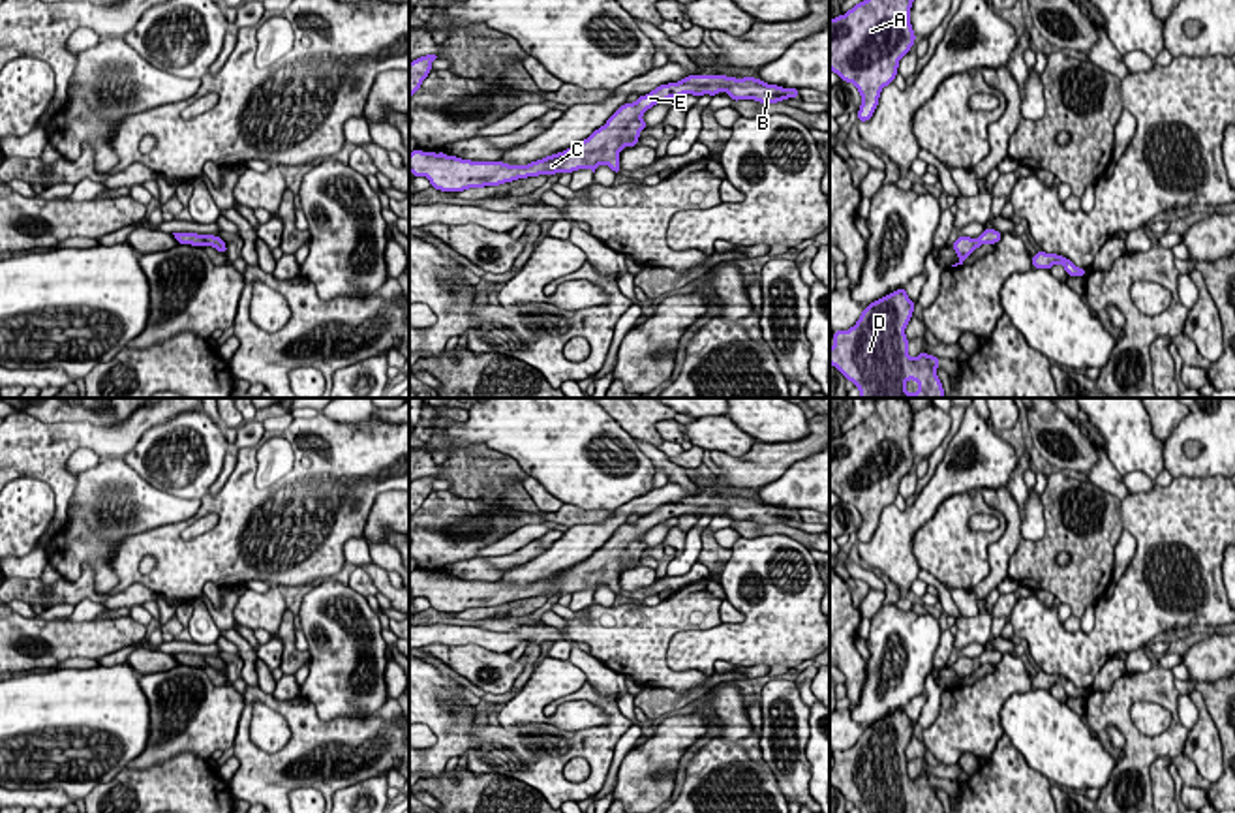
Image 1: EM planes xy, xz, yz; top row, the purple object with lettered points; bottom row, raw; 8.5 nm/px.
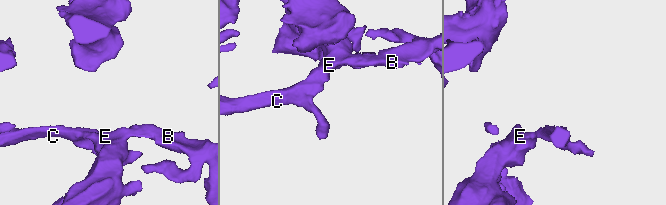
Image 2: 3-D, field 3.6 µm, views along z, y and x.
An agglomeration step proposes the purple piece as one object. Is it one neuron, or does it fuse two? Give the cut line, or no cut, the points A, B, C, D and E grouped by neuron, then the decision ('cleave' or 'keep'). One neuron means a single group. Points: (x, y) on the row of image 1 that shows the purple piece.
no cut | A B C D E | keep

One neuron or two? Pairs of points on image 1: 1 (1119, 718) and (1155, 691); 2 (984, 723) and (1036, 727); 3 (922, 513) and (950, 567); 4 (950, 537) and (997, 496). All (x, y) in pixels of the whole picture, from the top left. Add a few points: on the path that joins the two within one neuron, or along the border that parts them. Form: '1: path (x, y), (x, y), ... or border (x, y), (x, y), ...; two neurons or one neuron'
1: path (1121, 706), (1136, 691), (1143, 691); one neuron
2: border (1031, 691), (1016, 691), (1005, 703), (1003, 733); two neurons
3: border (958, 492), (948, 496), (916, 532), (916, 566); two neurons
4: border (978, 492), (1005, 519), (1005, 532), (988, 551); two neurons

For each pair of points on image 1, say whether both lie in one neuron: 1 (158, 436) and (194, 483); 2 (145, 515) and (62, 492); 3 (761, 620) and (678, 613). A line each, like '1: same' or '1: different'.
1: same
2: different
3: different

